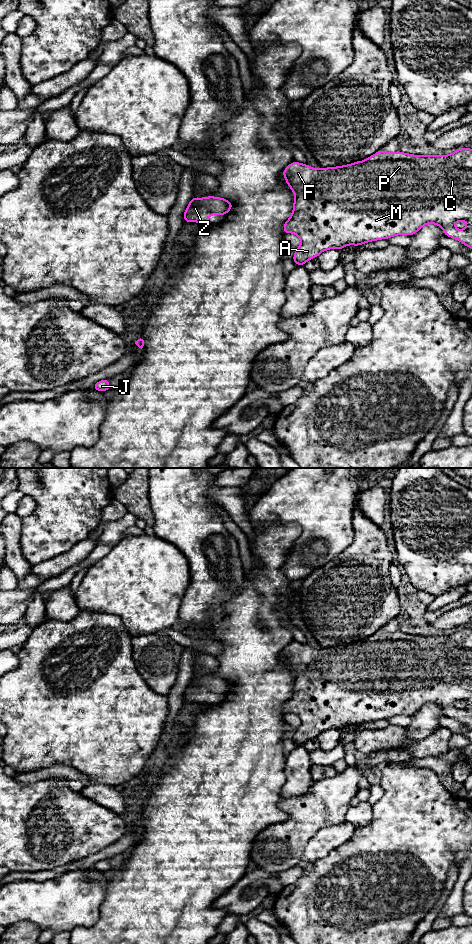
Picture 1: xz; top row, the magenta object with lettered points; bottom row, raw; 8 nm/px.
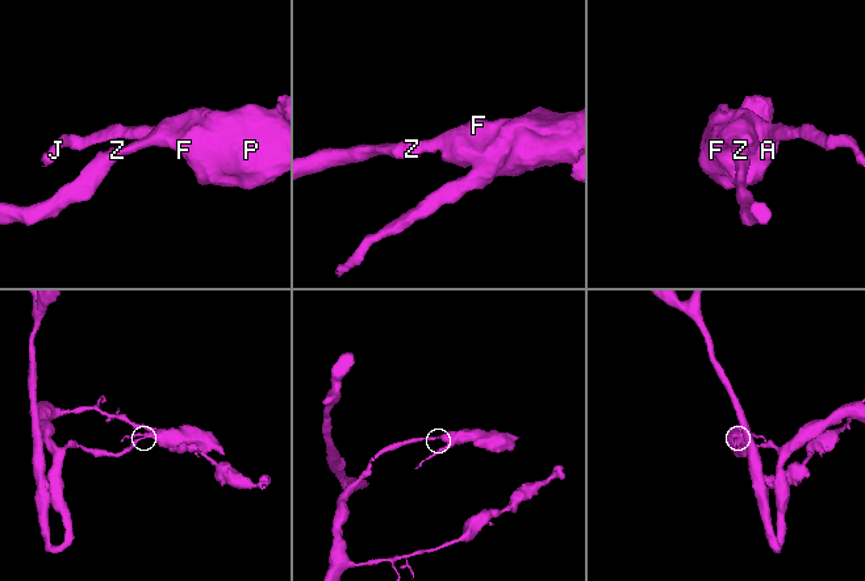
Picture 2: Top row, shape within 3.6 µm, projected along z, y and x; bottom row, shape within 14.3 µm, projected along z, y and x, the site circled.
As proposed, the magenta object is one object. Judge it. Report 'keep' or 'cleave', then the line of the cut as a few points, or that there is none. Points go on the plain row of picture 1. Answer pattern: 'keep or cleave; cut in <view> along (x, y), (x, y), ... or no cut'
keep; no cut

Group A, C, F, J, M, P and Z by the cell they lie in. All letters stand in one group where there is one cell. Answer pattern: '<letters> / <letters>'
A C F J M P Z

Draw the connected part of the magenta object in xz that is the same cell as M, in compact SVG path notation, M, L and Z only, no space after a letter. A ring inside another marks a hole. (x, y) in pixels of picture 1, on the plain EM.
M463 627L449 635L413 635L400 631L385 632L381 629L363 641L337 647L321 647L320 649L293 641L283 650L282 655L286 659L286 664L295 674L293 692L290 698L283 704L283 713L294 713L301 719L301 725L295 729L295 734L292 737L297 746L303 746L308 740L317 738L320 733L328 729L343 730L347 725L358 727L366 722L390 719L396 715L413 716L426 704L439 705L443 709L445 716L452 717L472 729L472 629ZM461 700L467 702L467 707L463 710L458 710L455 708L454 703Z

